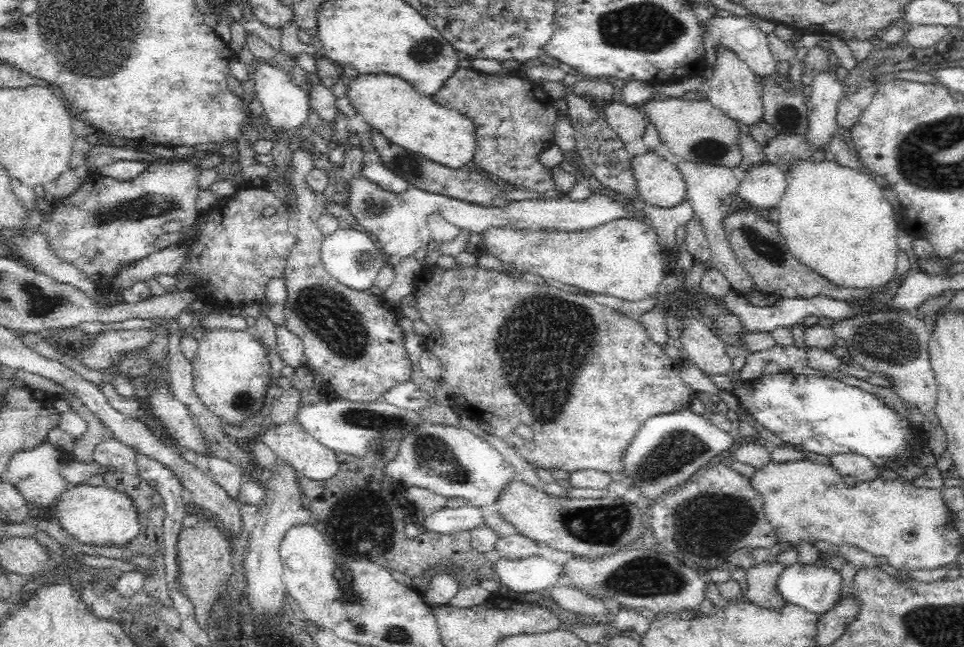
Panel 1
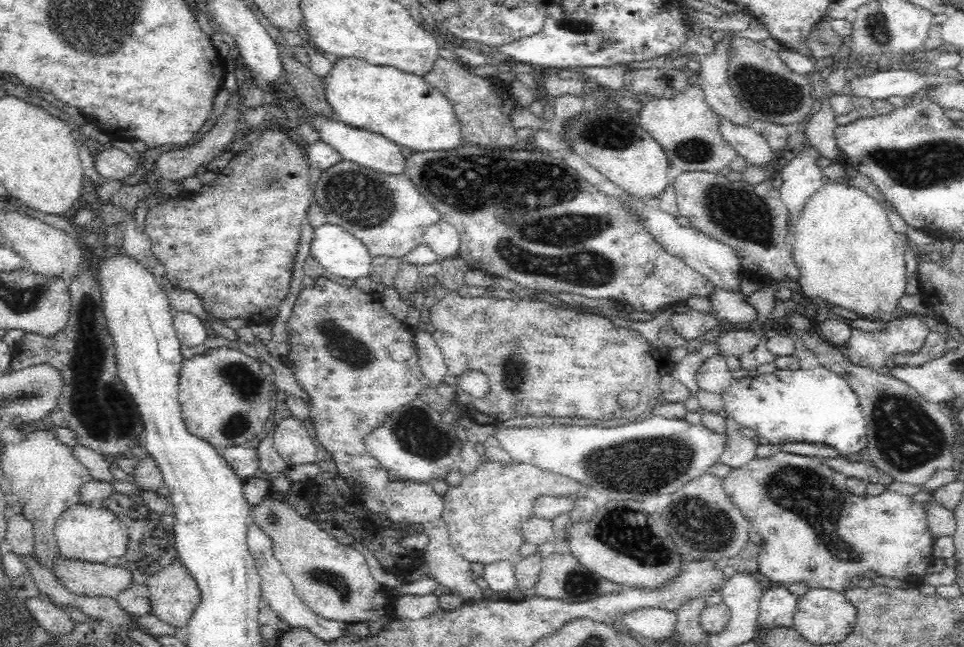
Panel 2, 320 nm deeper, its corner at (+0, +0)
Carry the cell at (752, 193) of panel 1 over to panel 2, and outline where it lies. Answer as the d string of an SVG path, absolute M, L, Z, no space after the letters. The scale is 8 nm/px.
M720 116L720 133L724 140L742 156L747 166L764 170L779 159L768 141L748 126L734 126Z

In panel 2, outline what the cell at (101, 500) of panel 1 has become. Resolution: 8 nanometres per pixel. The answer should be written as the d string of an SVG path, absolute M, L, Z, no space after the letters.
M91 504L69 506L58 518L54 527L57 553L67 559L80 559L91 563L110 563L124 556L128 550L128 535L118 515L108 507Z

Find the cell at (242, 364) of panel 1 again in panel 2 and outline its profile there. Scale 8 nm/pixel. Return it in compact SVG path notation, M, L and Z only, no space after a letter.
M208 348L204 354L186 359L179 370L179 401L184 424L190 433L206 439L214 448L225 448L234 444L244 444L256 436L270 416L270 390L262 388L266 375L262 373L257 360L240 352L238 348Z

